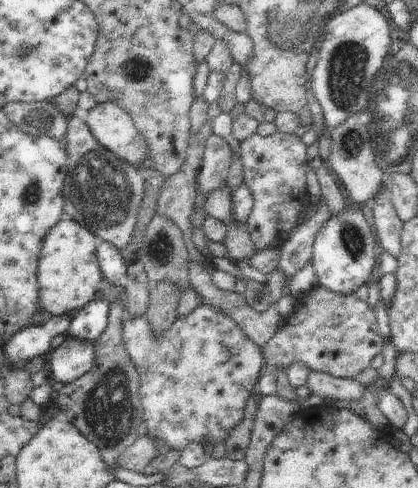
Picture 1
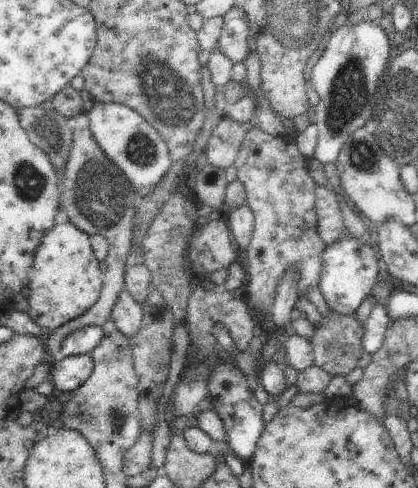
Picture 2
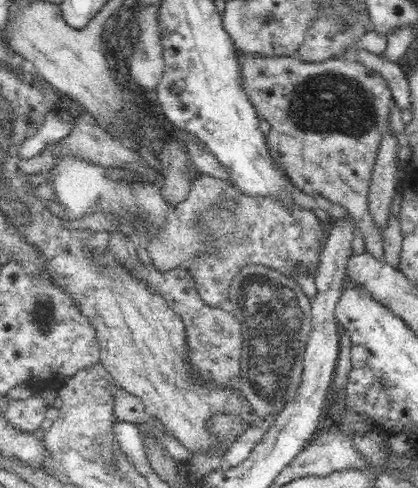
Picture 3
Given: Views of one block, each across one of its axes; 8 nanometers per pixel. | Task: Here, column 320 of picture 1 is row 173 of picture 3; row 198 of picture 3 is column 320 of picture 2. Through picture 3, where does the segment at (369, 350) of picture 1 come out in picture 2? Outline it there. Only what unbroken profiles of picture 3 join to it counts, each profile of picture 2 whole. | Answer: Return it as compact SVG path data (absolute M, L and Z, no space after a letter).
M329 310L329 314L323 316L323 324L319 328L315 328L313 336L309 338L309 344L313 348L313 366L327 372L331 378L335 378L335 376L345 378L351 370L357 368L357 362L363 356L363 348L361 348L363 326L365 324L359 322L355 312L349 316L343 316L343 314Z

